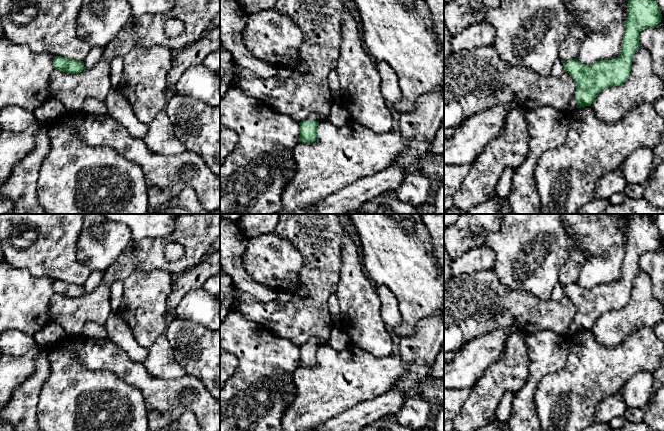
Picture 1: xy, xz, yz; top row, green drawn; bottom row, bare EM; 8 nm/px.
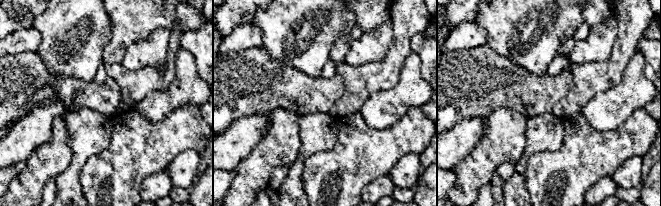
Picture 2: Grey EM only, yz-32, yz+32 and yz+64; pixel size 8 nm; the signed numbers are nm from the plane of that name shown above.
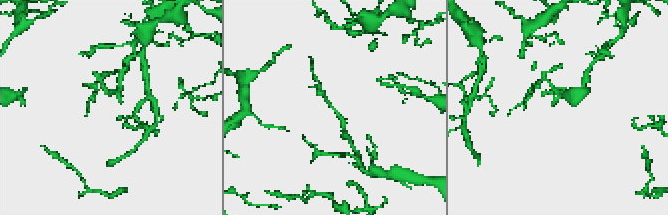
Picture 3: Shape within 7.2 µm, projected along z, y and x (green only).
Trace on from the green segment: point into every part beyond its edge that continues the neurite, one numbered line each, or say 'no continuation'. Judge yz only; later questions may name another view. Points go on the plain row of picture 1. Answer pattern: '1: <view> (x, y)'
1: yz (572, 329)

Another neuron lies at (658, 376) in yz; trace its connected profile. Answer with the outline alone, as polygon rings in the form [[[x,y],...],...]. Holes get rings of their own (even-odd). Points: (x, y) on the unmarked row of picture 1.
[[[664,361],[661,363],[659,369],[653,373],[654,384],[652,394],[655,394],[664,385]]]

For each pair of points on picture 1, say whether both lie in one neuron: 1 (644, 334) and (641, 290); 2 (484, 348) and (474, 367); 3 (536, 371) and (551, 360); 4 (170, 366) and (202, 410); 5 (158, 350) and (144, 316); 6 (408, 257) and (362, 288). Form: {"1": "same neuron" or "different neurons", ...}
{"1": "different neurons", "2": "same neuron", "3": "same neuron", "4": "different neurons", "5": "different neurons", "6": "different neurons"}

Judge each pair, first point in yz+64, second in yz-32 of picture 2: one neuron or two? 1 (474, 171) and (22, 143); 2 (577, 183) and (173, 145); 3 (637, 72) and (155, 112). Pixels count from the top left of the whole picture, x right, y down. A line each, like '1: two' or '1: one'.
1: two
2: one
3: one

